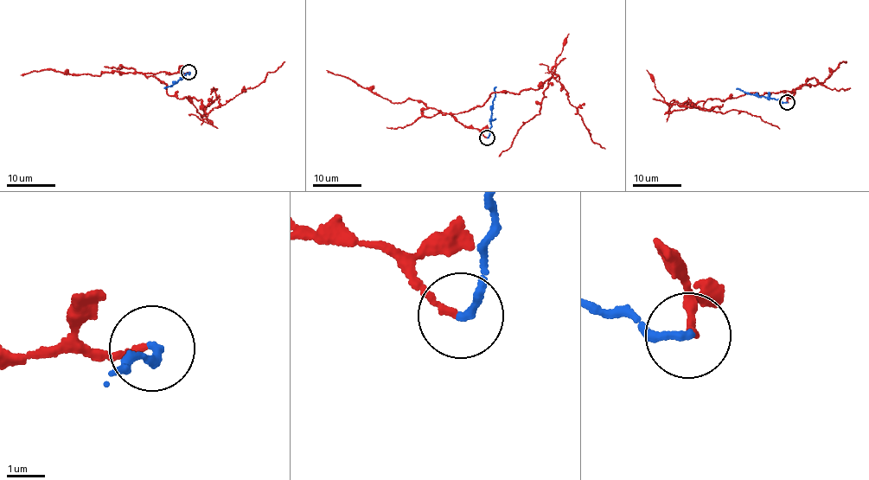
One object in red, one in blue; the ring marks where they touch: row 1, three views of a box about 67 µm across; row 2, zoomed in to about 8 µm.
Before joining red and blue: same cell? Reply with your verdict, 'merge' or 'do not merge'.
do not merge

